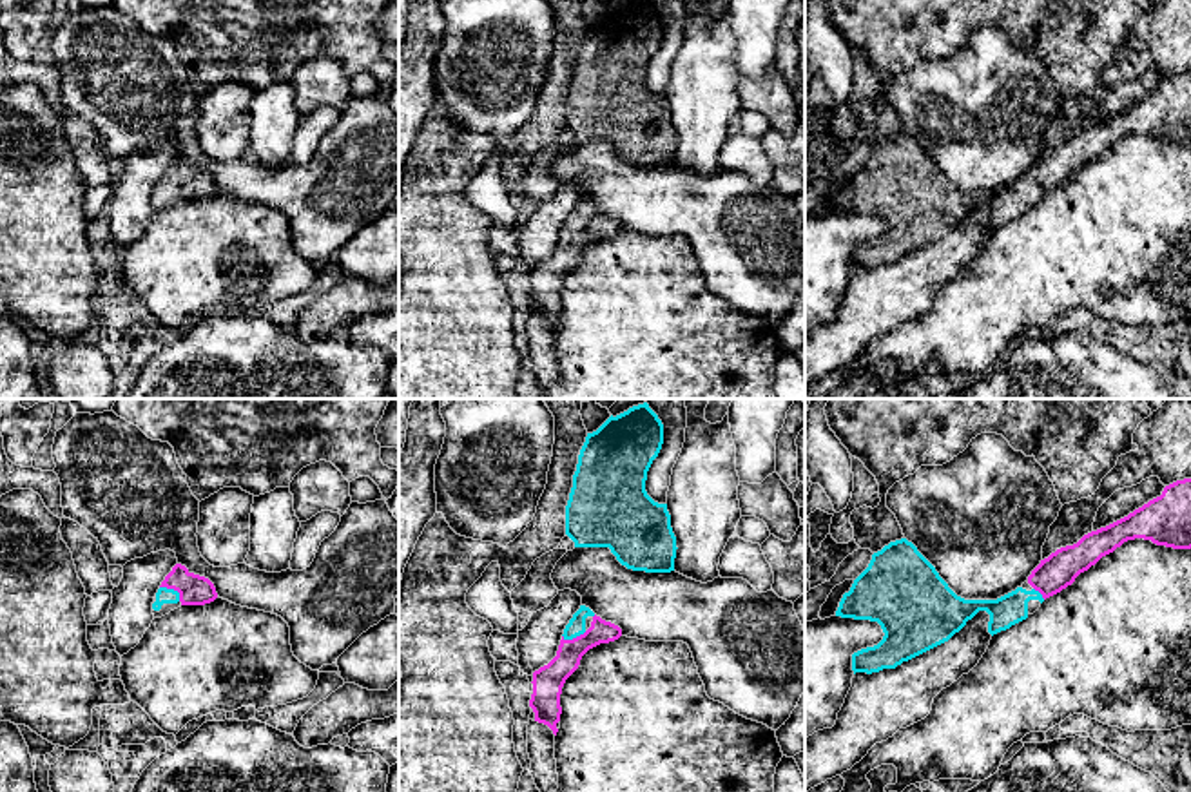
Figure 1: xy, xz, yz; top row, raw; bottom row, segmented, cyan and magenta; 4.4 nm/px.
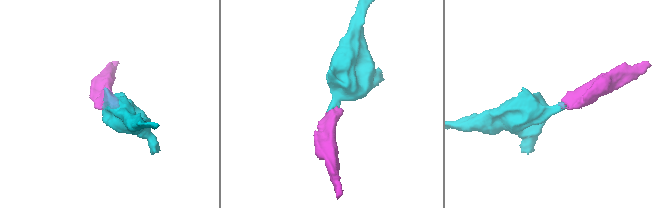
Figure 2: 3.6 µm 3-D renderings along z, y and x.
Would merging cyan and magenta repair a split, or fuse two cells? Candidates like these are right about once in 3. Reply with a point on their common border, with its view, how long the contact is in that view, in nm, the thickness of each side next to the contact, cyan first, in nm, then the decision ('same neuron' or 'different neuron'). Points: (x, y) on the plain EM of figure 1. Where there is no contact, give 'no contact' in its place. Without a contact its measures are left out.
contact xy (173, 183); length 120 nm; calibres 70 and 140 nm; same neuron

